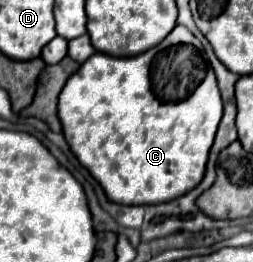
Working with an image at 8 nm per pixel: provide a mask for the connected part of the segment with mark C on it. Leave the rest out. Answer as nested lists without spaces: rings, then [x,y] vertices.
[[[178,24],[158,46],[144,54],[132,58],[114,58],[100,52],[92,54],[92,58],[88,58],[88,62],[84,62],[62,88],[58,98],[58,118],[64,138],[78,162],[104,188],[110,202],[124,206],[162,204],[190,192],[200,184],[206,170],[208,152],[222,118],[222,98],[216,76],[212,70],[206,74],[200,54],[200,40],[194,38],[186,26]]]

